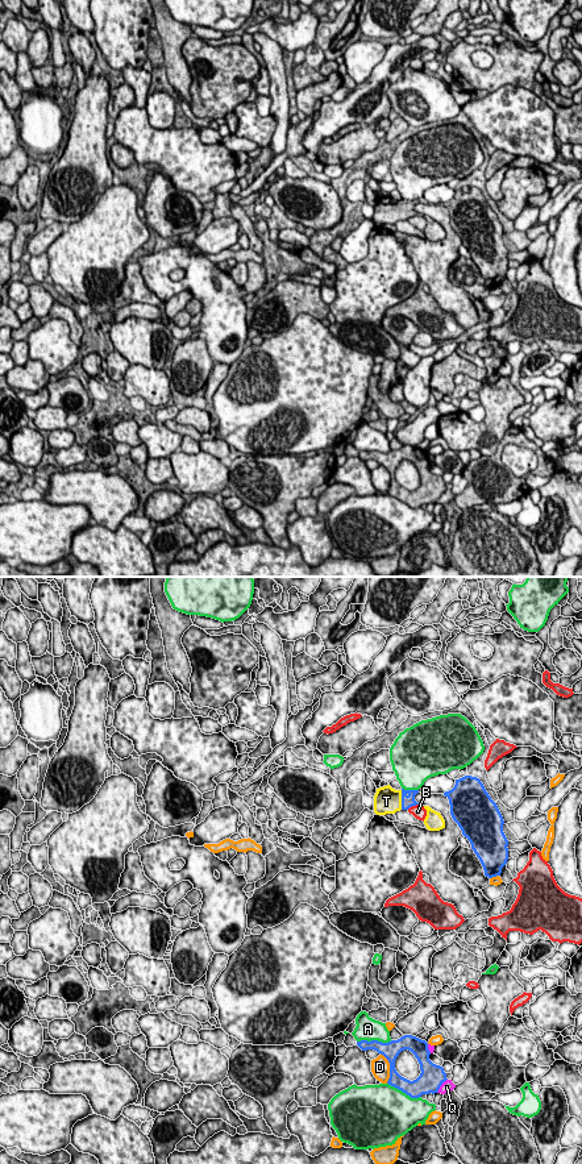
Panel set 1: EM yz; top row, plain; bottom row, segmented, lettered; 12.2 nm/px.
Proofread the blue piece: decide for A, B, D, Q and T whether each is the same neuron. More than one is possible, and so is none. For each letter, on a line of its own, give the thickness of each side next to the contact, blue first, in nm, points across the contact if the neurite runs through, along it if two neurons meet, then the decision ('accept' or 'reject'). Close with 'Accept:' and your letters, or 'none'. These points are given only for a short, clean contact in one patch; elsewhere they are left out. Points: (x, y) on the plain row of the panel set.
A: 220 nm thick on the blue side, 280 nm on the other; reject
B: 160 nm thick on the blue side, 160 nm on the other; reject
D: 220 nm thick on the blue side, 220 nm on the other; reject
Q: 300 nm thick on the blue side, 140 nm on the other; reject
T: 160 nm thick on the blue side, 320 nm on the other; accept
Accept: T

